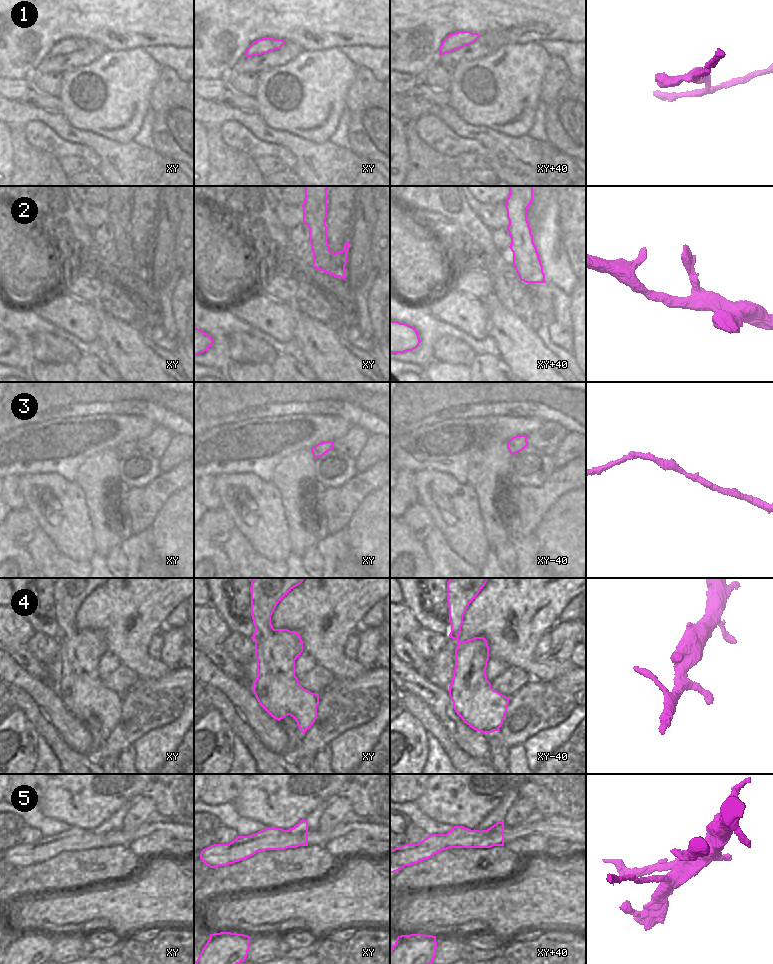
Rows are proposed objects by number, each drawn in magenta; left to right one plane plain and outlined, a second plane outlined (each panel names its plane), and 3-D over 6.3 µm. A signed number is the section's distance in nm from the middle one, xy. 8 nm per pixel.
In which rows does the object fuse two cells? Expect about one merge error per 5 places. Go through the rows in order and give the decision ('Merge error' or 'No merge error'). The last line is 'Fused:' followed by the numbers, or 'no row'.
1: No merge error
2: No merge error
3: No merge error
4: No merge error
5: Merge error
Fused: 5.

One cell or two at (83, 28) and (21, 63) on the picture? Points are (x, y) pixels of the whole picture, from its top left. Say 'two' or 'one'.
one

